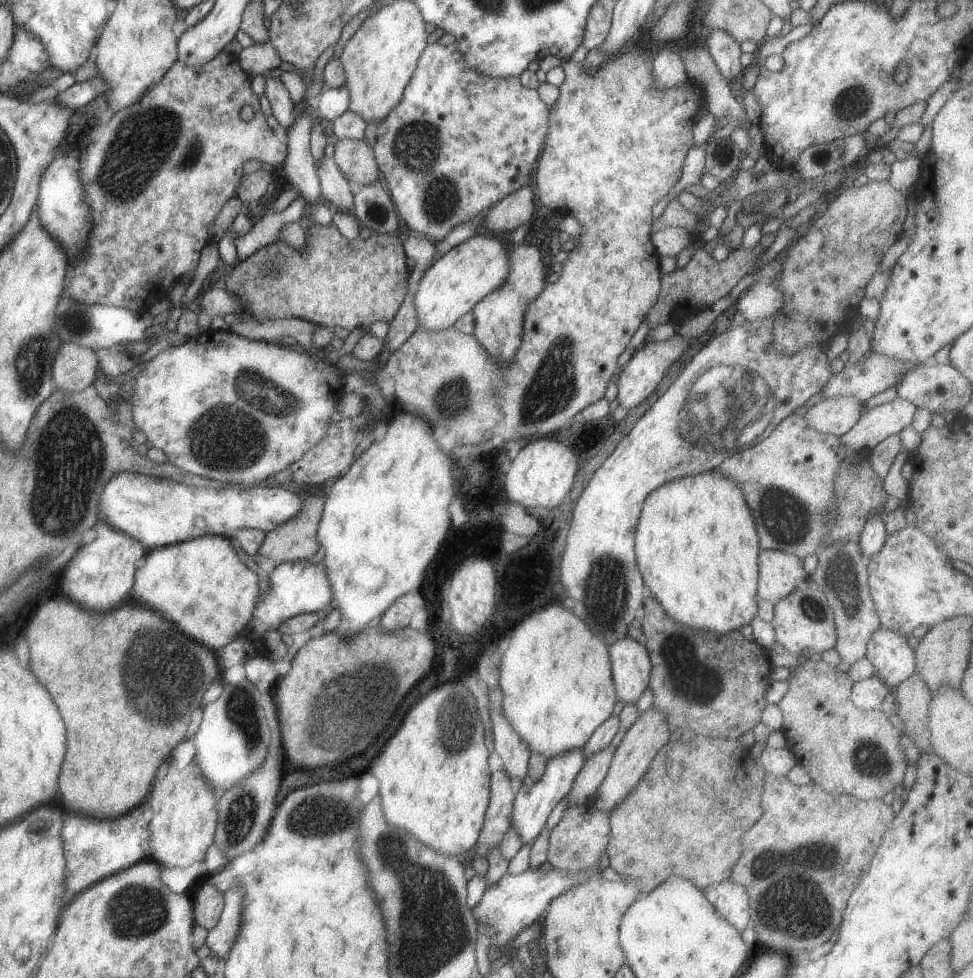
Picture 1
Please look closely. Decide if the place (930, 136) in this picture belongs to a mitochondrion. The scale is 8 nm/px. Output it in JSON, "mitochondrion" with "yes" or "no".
{"mitochondrion":"no"}

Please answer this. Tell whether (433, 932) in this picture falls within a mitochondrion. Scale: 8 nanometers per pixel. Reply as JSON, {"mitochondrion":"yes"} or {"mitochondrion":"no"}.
{"mitochondrion":"yes"}

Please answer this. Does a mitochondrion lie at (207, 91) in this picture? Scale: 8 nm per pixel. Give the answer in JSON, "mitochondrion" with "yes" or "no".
{"mitochondrion":"no"}

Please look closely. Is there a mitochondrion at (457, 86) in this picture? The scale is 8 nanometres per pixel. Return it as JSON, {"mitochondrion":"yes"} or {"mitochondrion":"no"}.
{"mitochondrion":"no"}

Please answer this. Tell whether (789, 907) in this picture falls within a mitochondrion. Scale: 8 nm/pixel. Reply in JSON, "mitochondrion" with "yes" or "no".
{"mitochondrion":"yes"}

